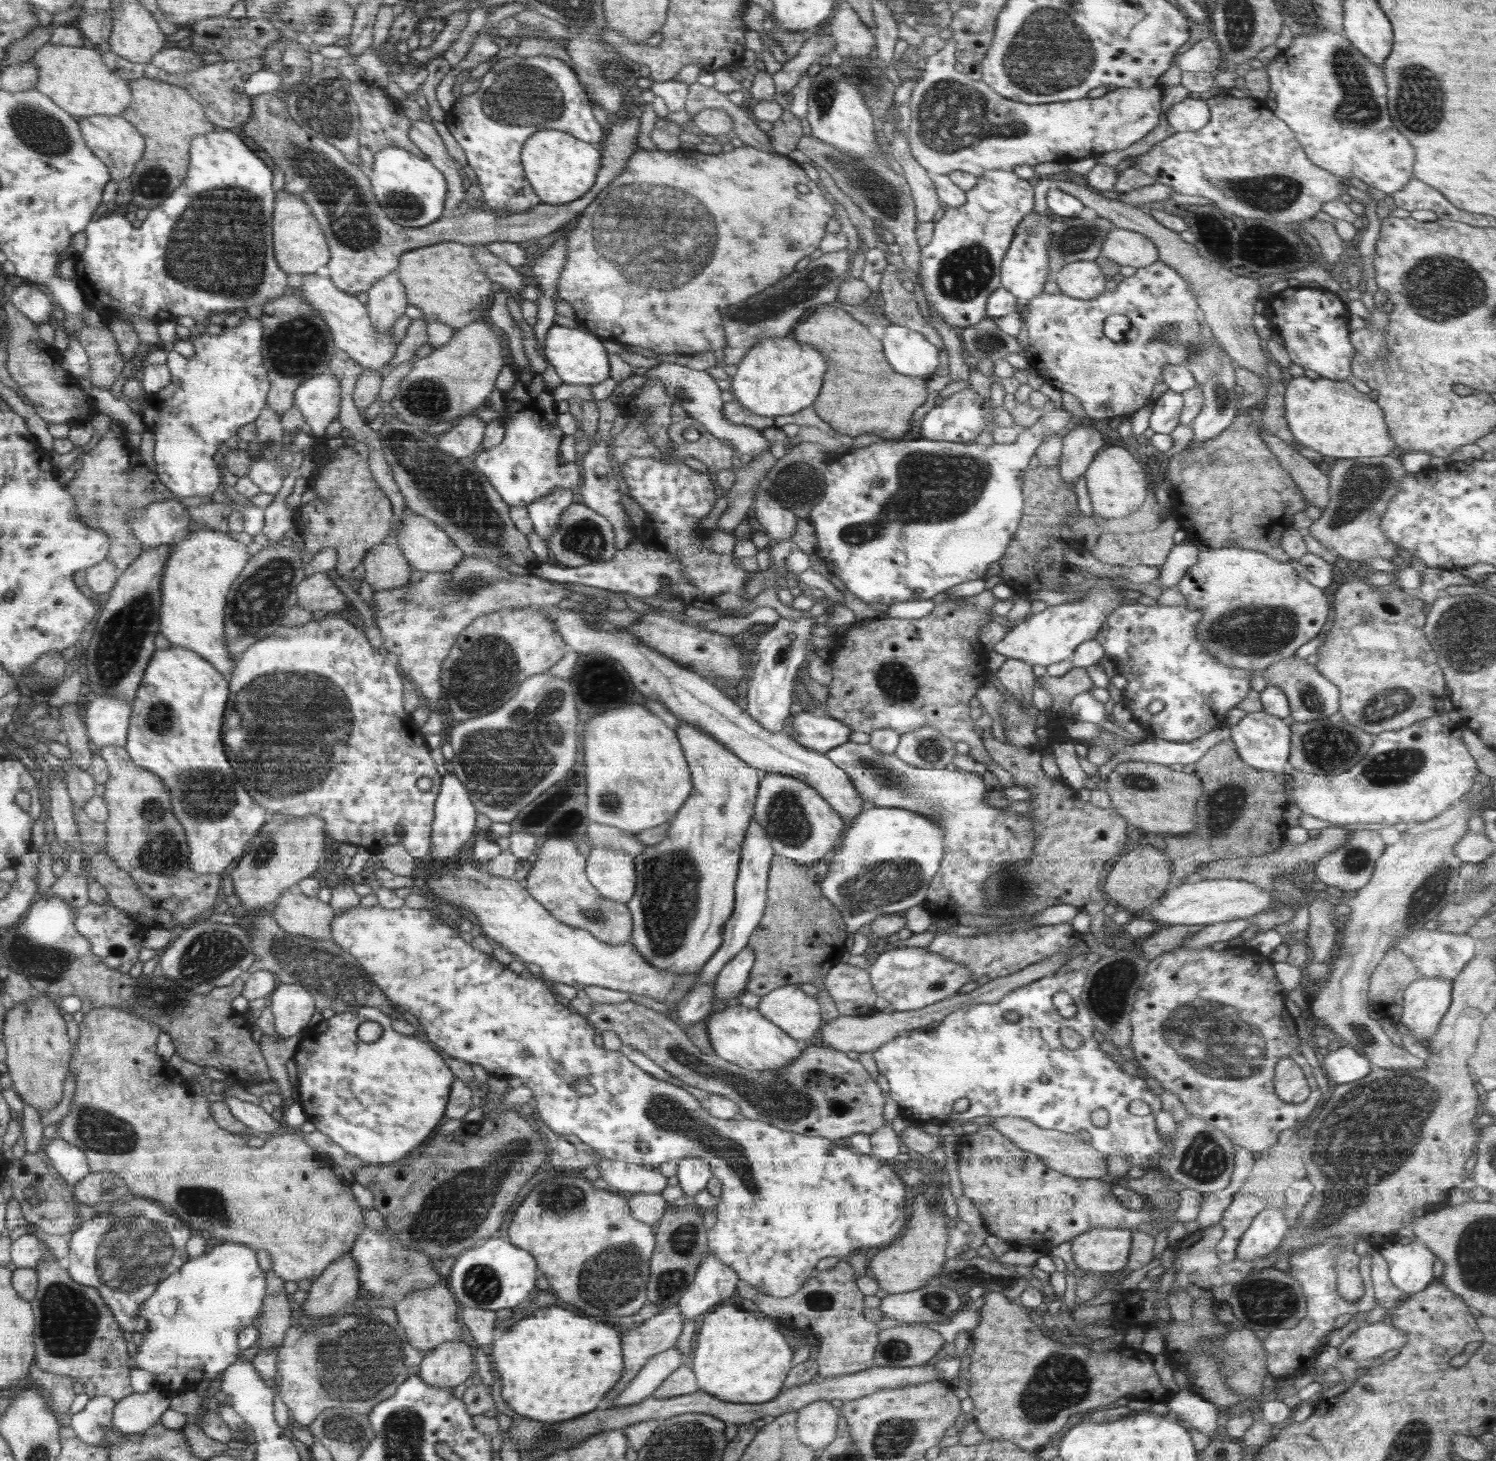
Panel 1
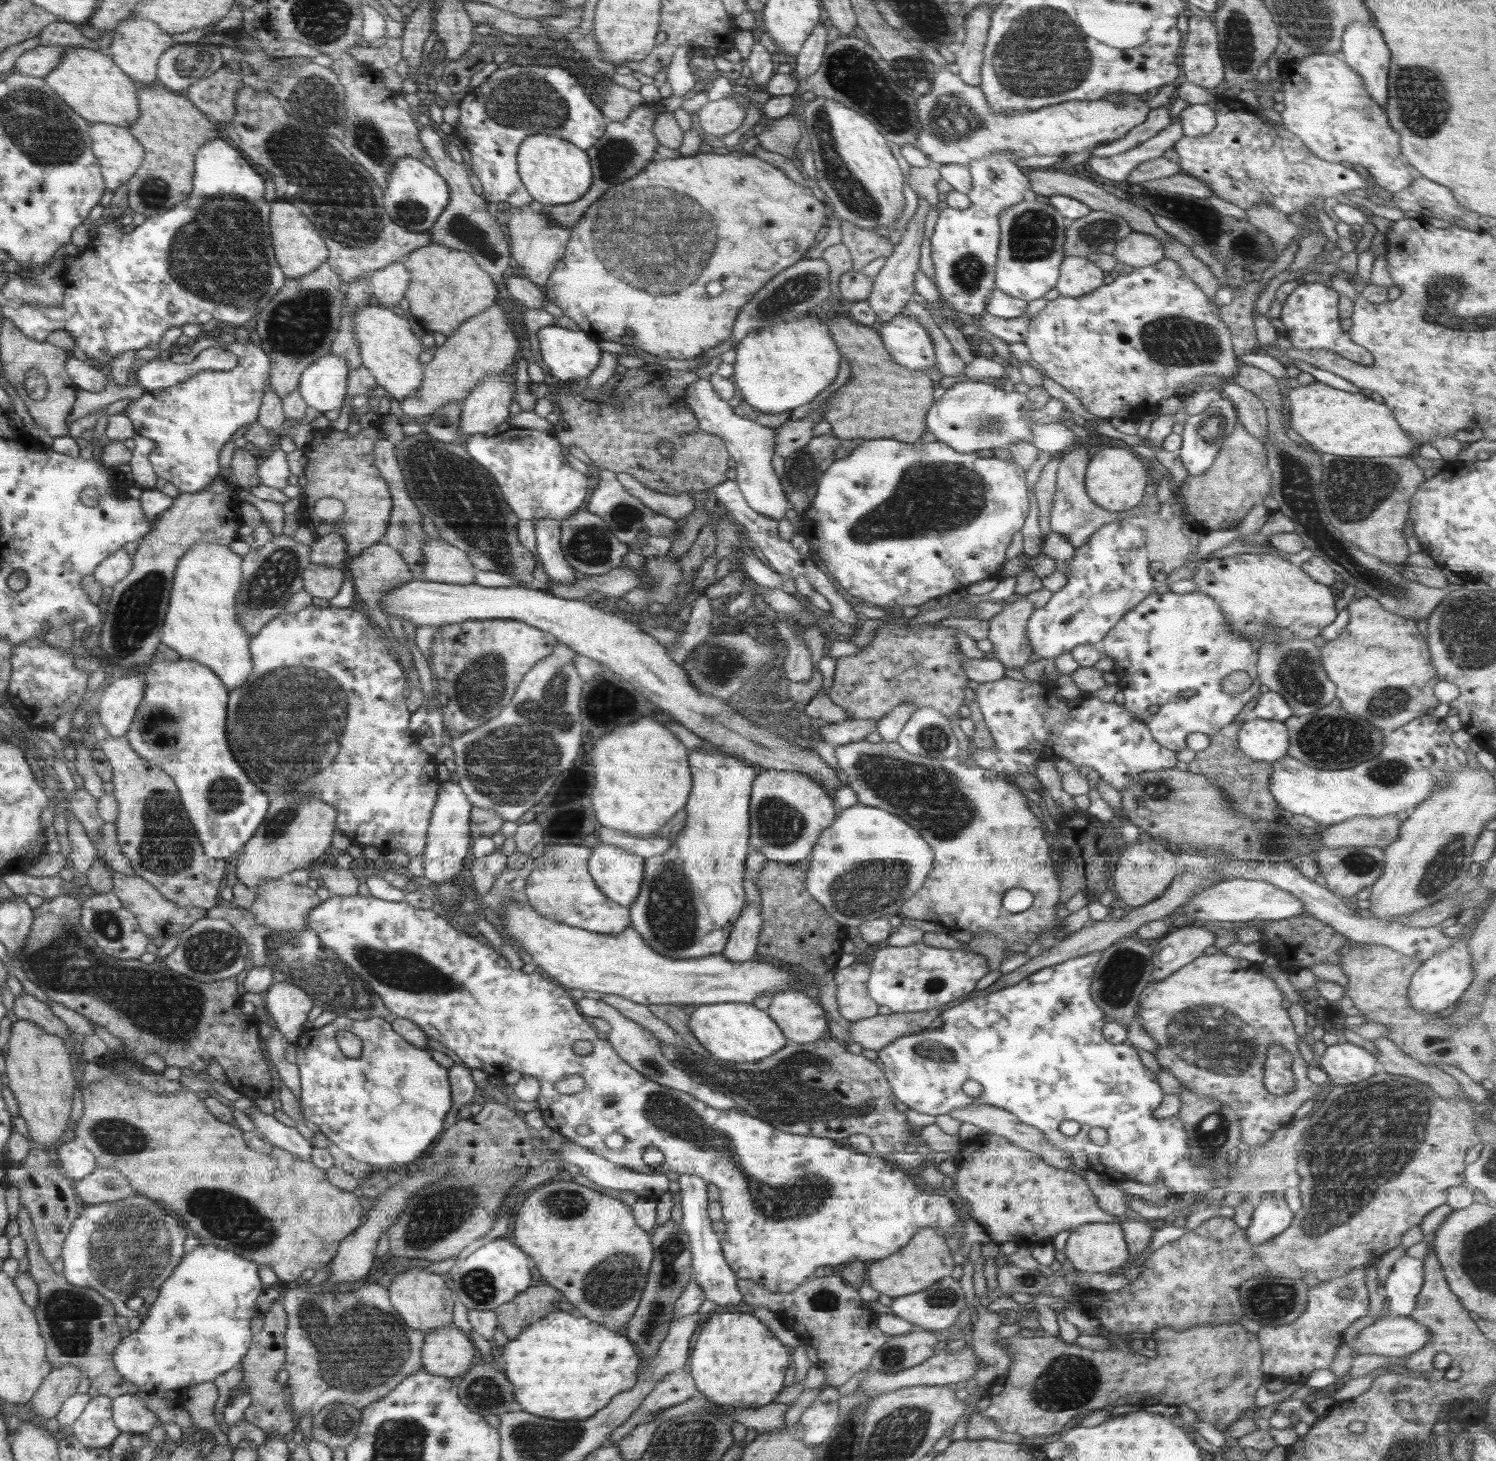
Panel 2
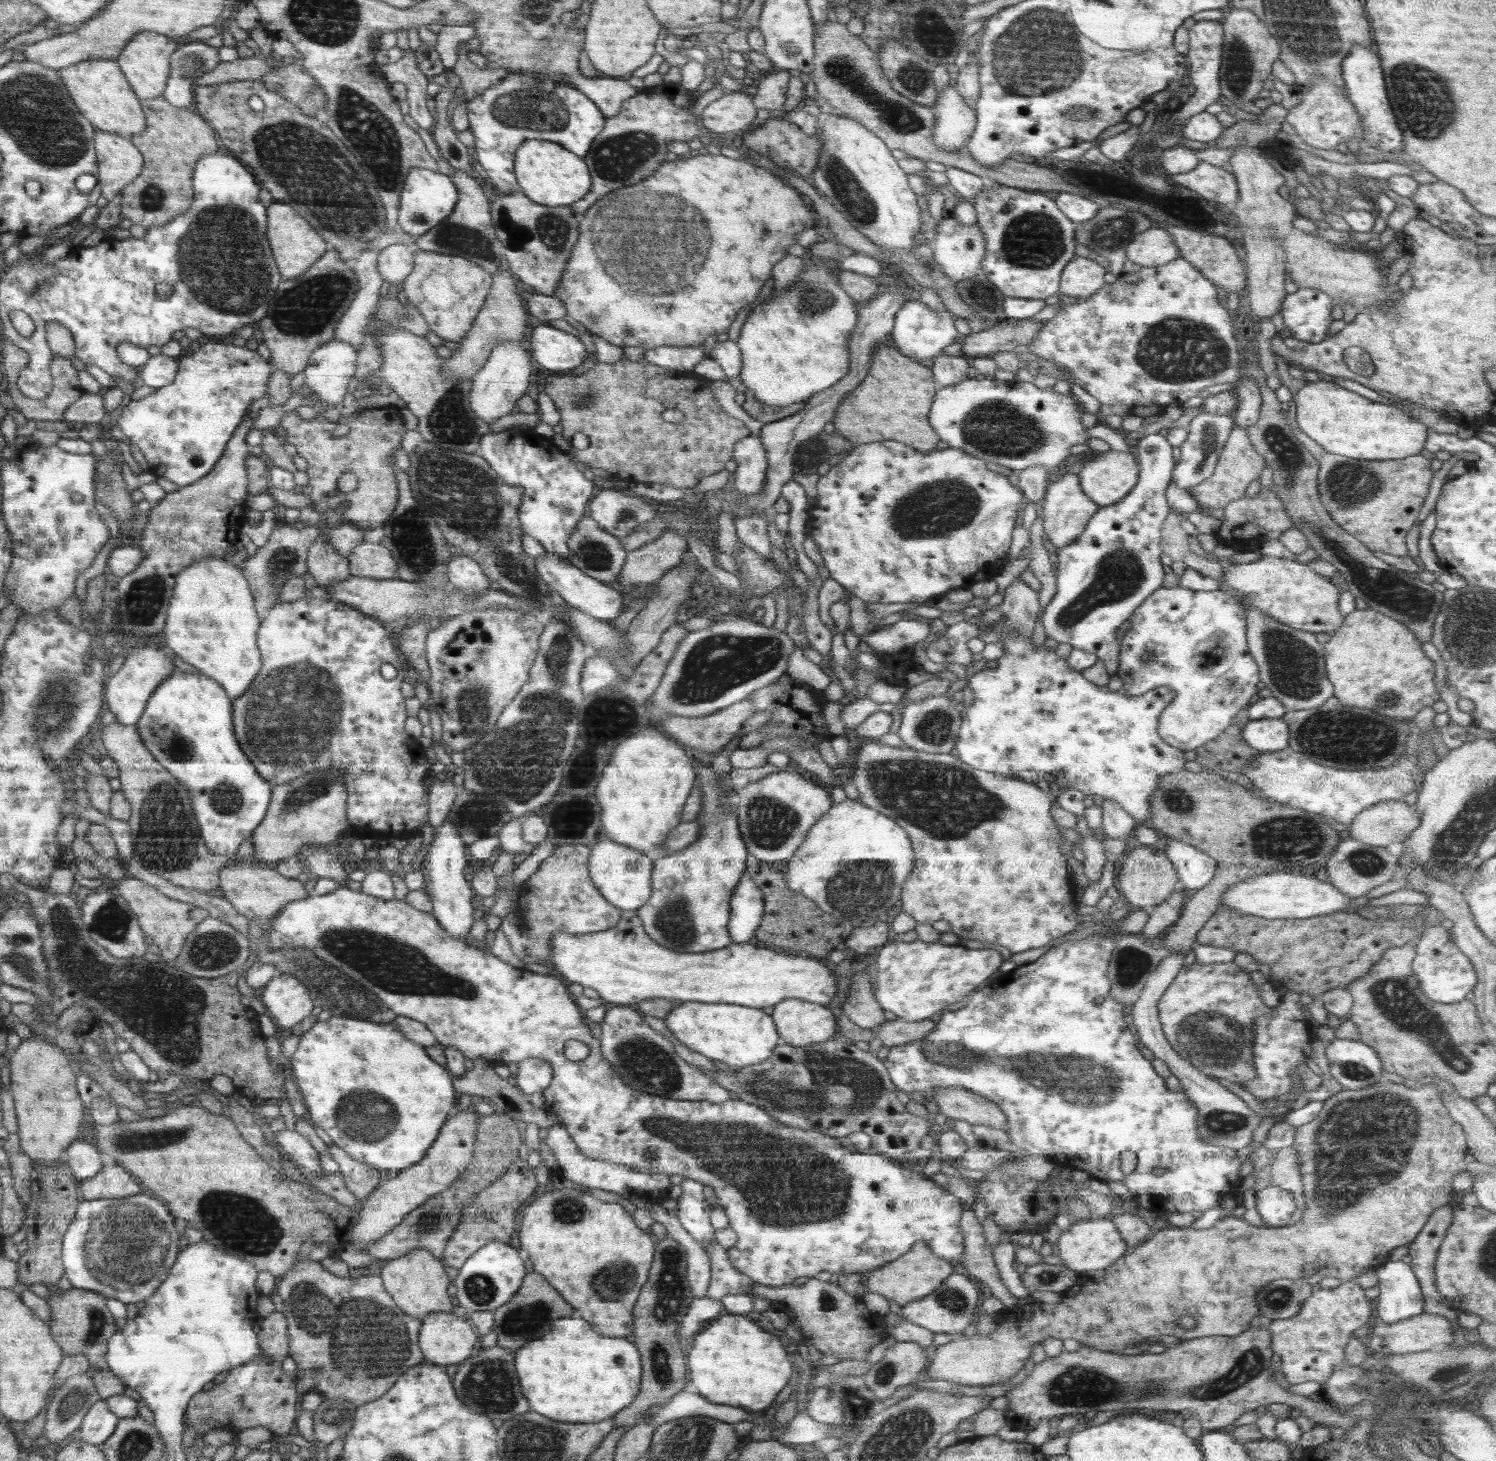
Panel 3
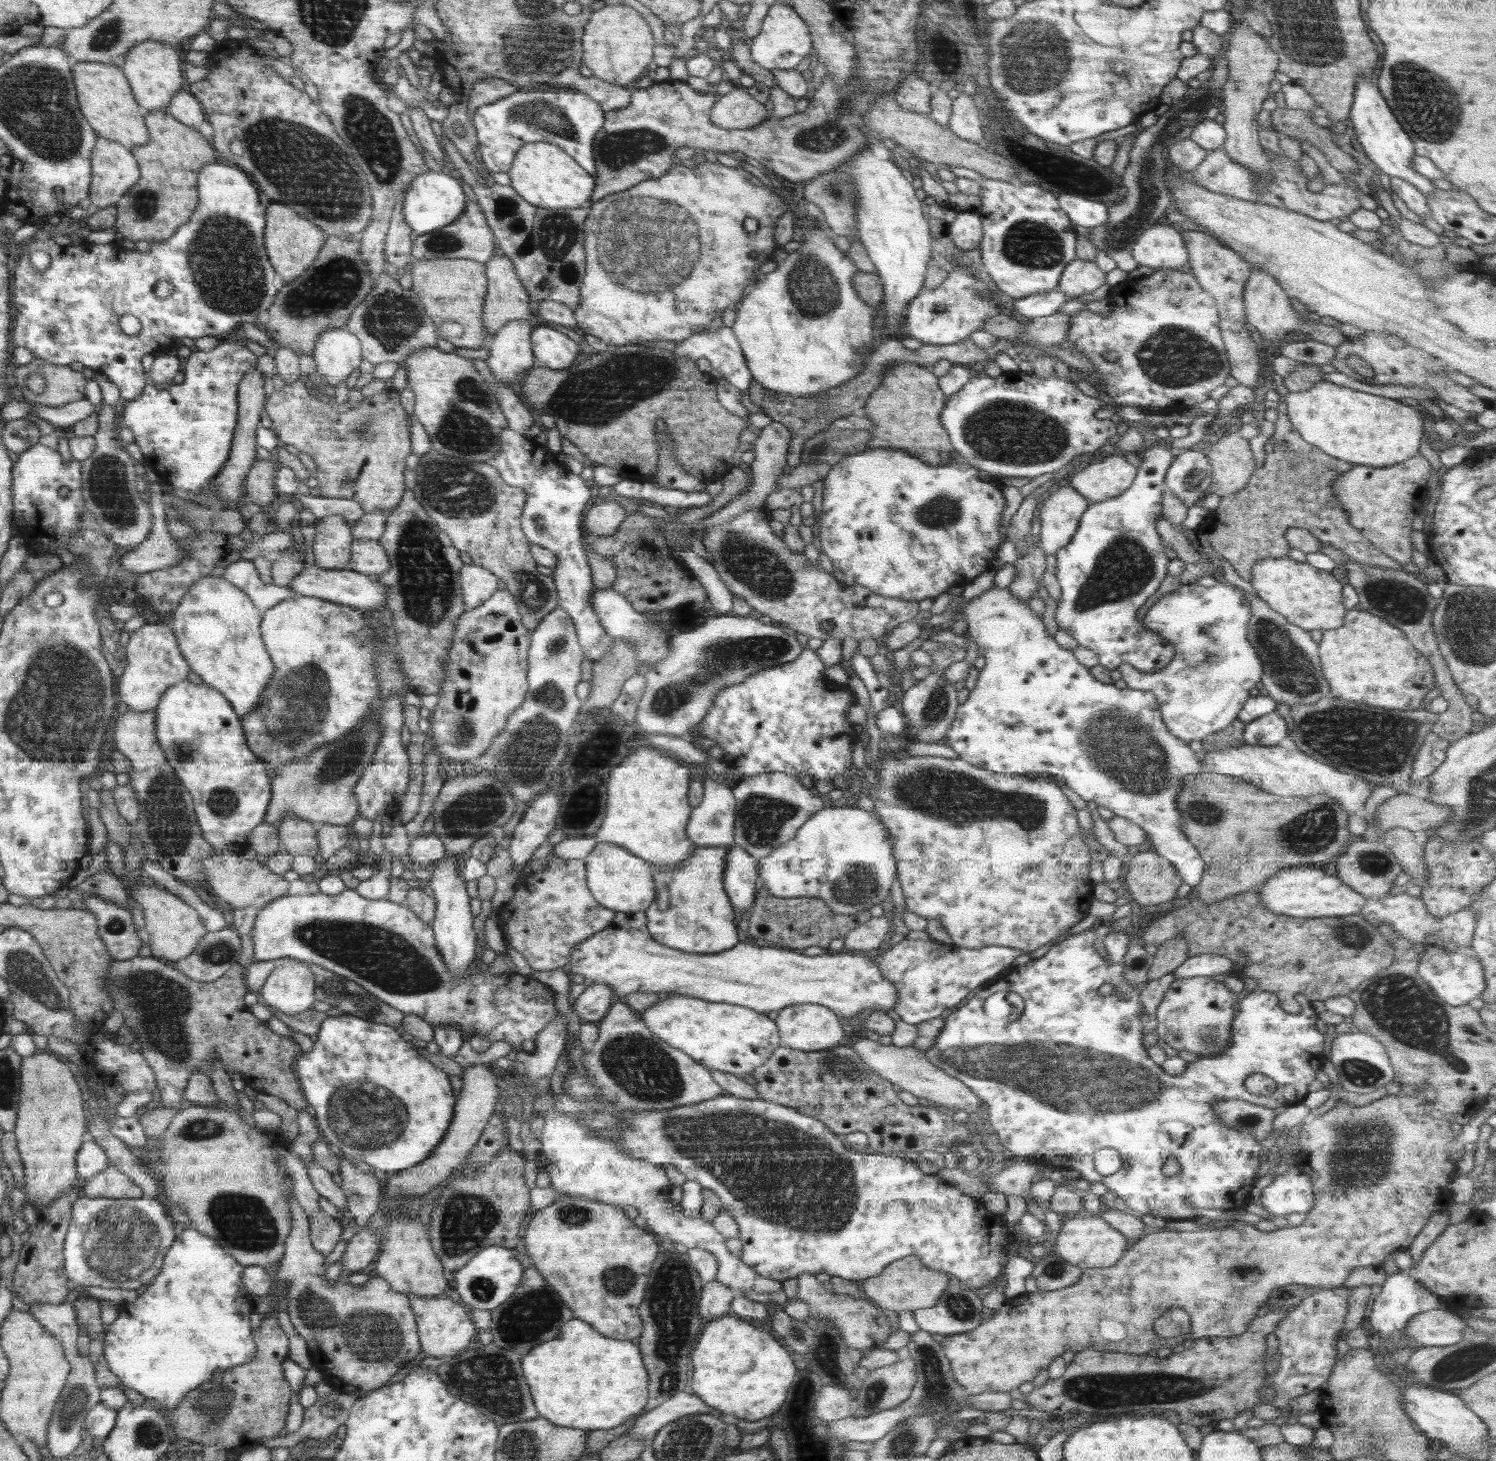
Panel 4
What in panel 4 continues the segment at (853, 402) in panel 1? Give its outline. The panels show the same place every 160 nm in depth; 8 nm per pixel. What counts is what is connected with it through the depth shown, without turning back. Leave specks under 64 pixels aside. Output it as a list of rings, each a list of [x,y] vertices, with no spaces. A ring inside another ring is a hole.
[[[894,362],[881,378],[882,386],[876,388],[863,406],[866,416],[873,422],[867,446],[893,448],[910,453],[932,466],[944,463],[964,463],[966,460],[955,455],[948,433],[940,424],[939,416],[946,403],[946,396],[939,387],[939,378],[931,369],[922,368],[912,362]]]

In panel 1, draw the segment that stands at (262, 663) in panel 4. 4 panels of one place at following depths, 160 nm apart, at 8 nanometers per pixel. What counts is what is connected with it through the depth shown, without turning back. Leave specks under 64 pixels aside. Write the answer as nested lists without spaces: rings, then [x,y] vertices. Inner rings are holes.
[[[195,530],[185,533],[176,540],[176,550],[172,549],[172,562],[168,562],[168,570],[164,573],[164,614],[160,614],[160,632],[172,645],[196,651],[196,654],[211,662],[224,675],[231,676],[238,657],[231,656],[227,651],[226,633],[226,604],[227,594],[232,584],[238,580],[251,554],[246,545],[223,533],[222,531]]]

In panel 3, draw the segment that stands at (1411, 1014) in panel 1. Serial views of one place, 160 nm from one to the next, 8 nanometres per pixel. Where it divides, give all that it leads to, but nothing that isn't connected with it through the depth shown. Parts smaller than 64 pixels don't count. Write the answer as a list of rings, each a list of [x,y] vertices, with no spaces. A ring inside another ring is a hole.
[[[1438,925],[1428,926],[1417,940],[1417,953],[1411,967],[1418,985],[1430,1001],[1452,1004],[1468,998],[1477,983],[1477,974],[1470,959],[1450,940],[1451,933]]]

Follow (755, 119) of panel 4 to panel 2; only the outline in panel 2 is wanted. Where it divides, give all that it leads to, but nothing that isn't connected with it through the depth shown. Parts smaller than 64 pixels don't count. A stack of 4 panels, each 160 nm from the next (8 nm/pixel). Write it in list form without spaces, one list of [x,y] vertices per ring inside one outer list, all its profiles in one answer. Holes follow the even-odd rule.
[[[731,97],[709,101],[698,112],[698,122],[705,133],[724,136],[734,132],[746,118],[746,109]]]

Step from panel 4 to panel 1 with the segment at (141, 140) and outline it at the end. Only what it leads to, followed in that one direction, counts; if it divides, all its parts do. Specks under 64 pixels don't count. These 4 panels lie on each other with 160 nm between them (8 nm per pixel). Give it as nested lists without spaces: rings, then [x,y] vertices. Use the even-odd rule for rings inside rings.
[[[46,43],[34,53],[31,61],[39,70],[35,88],[78,119],[99,114],[120,115],[133,102],[130,80],[116,75],[96,47]]]

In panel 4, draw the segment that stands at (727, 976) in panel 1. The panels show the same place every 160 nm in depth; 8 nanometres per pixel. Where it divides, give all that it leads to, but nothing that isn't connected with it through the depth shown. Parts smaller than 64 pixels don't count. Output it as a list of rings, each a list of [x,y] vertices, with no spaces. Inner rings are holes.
[[[734,844],[728,849],[727,859],[728,863],[725,866],[727,893],[731,897],[732,906],[735,906],[738,912],[746,914],[755,901],[759,887],[757,872],[759,860]]]

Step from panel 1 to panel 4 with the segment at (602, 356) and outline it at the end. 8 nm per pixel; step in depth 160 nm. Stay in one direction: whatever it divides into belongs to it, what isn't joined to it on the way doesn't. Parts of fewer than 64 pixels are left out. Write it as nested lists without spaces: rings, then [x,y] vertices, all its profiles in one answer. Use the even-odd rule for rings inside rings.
[[[539,322],[532,333],[532,346],[535,349],[536,358],[542,362],[542,367],[551,370],[563,370],[570,367],[570,364],[578,356],[578,344],[572,342],[566,334],[558,330],[544,326]]]

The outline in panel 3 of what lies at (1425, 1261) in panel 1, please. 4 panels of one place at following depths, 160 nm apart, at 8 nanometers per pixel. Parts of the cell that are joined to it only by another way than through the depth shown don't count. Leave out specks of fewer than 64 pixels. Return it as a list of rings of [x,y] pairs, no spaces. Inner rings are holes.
[[[1387,1260],[1375,1271],[1380,1287],[1374,1303],[1377,1323],[1394,1324],[1424,1313],[1421,1286],[1409,1264]]]

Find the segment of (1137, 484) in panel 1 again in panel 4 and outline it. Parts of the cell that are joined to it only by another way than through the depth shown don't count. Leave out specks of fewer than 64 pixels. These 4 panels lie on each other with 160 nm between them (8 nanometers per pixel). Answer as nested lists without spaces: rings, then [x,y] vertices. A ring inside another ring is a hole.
[[[1119,451],[1093,464],[1082,464],[1071,485],[1090,502],[1102,502],[1122,494],[1135,479],[1137,468]]]

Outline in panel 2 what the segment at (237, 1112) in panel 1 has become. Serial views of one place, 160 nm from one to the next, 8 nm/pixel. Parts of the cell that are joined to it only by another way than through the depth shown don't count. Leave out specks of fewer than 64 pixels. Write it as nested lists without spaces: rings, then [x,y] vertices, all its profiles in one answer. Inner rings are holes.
[[[256,1107],[247,1108],[245,1113],[252,1120],[260,1135],[265,1137],[276,1151],[279,1149],[289,1150],[297,1157],[311,1160],[313,1146],[310,1140],[299,1133],[298,1129],[284,1125],[272,1115],[257,1110]]]

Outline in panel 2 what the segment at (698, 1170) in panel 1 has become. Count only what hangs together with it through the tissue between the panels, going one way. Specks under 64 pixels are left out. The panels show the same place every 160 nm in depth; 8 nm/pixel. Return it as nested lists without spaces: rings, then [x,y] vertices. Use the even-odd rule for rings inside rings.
[[[679,1175],[680,1206],[682,1206],[682,1226],[688,1233],[691,1251],[694,1255],[694,1277],[696,1284],[703,1290],[705,1300],[715,1302],[718,1306],[737,1305],[743,1300],[742,1293],[737,1287],[734,1271],[728,1266],[722,1253],[720,1242],[722,1233],[714,1232],[712,1220],[708,1215],[707,1182],[696,1175]]]

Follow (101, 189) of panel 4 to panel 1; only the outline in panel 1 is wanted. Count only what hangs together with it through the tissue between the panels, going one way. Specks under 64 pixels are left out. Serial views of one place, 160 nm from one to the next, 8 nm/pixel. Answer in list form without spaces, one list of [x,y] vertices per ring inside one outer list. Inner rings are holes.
[[[99,114],[81,117],[78,121],[87,145],[91,147],[91,150],[96,150],[96,154],[100,154],[100,158],[104,158],[104,162],[108,162],[108,166],[112,166],[112,180],[118,183],[128,178],[144,152],[144,140],[142,140],[140,132],[136,130],[136,126],[125,119],[122,114]]]

